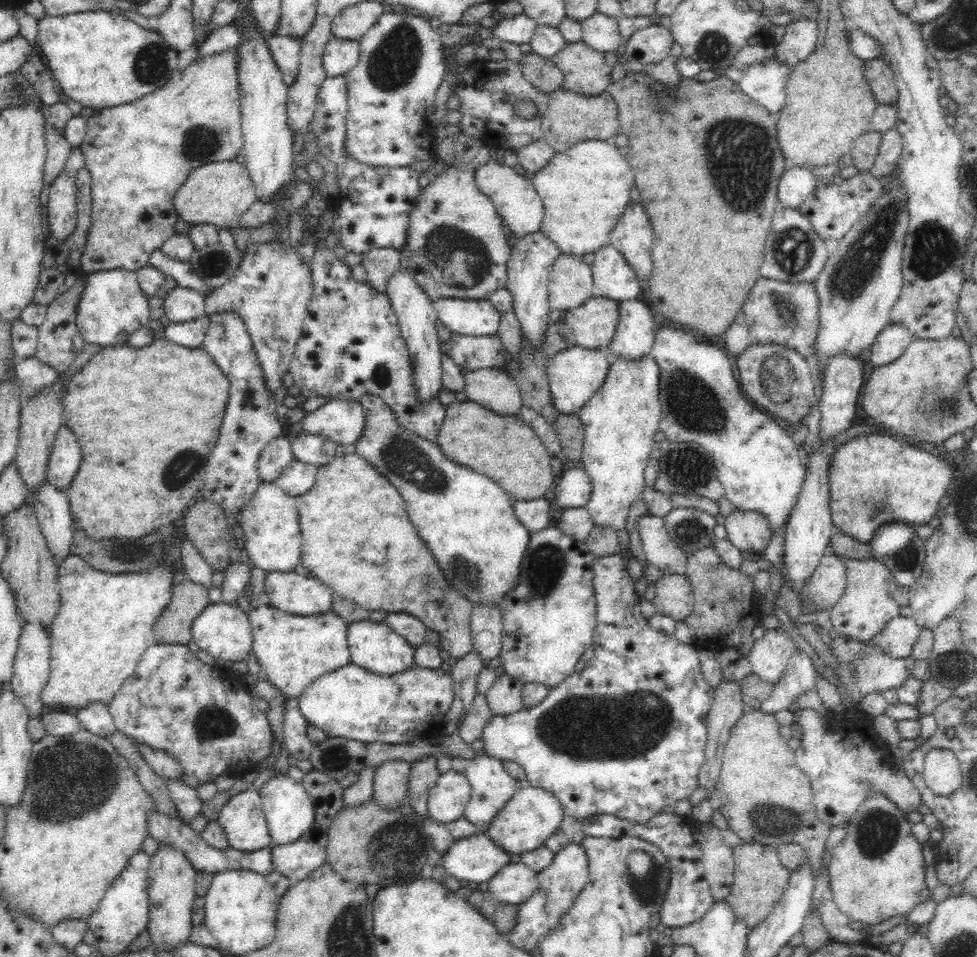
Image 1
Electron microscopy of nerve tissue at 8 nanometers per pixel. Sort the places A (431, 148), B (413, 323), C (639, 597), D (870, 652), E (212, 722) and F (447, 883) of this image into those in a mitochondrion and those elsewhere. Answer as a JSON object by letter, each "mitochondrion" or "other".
{"A":"other","B":"other","C":"other","D":"other","E":"mitochondrion","F":"other"}

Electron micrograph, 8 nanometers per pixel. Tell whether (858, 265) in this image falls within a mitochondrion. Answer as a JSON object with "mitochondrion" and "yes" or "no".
{"mitochondrion":"yes"}

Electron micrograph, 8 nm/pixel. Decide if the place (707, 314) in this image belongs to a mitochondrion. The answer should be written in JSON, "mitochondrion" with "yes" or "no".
{"mitochondrion":"no"}

